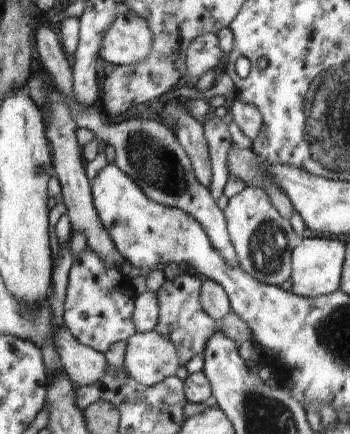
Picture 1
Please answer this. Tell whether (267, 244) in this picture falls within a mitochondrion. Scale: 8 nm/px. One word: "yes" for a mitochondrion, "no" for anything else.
yes

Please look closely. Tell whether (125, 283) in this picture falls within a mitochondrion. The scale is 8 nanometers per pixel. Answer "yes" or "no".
no

